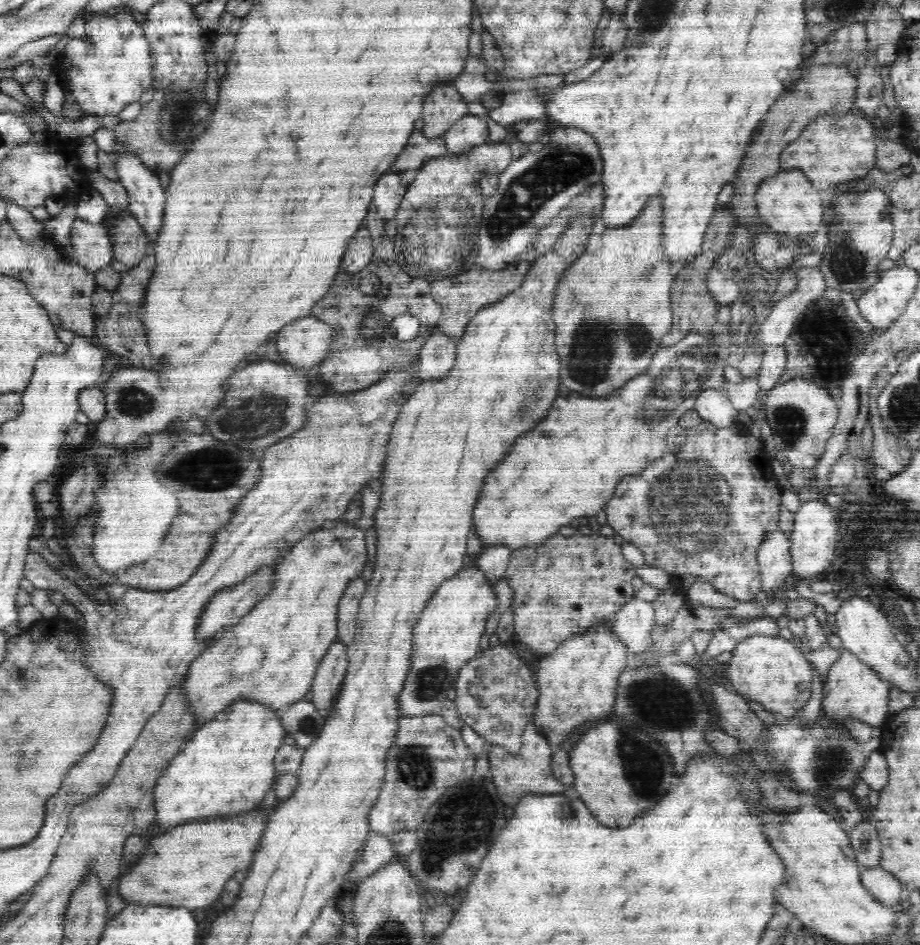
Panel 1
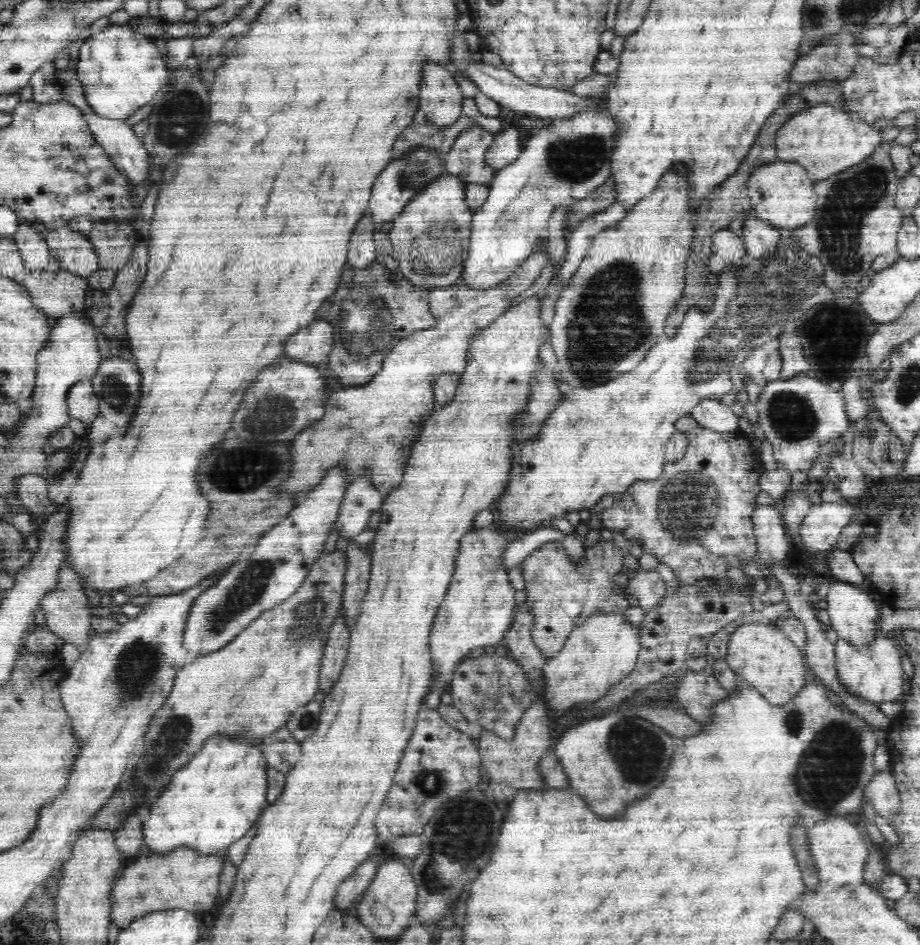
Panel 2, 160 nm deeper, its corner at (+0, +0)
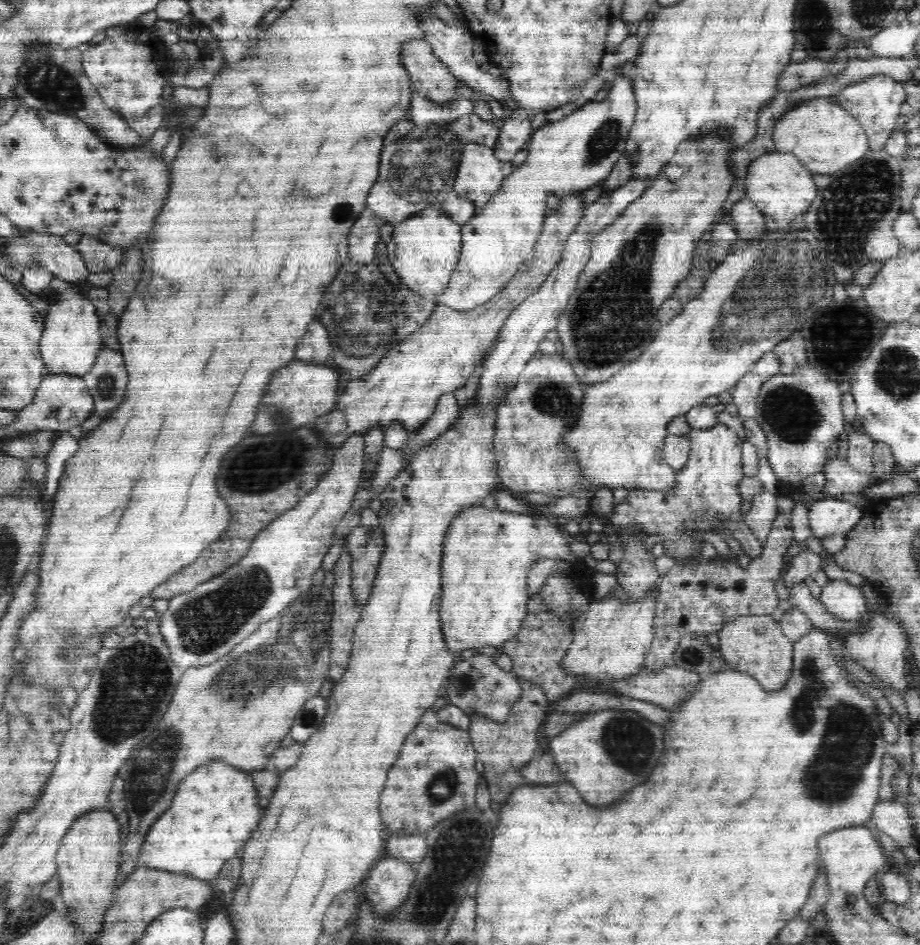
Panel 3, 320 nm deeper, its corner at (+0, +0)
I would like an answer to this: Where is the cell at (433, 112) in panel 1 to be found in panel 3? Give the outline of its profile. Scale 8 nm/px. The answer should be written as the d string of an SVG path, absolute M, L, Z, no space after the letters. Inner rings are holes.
M428 41L414 42L406 50L406 70L410 70L413 91L434 104L446 106L458 97L460 80L433 54Z

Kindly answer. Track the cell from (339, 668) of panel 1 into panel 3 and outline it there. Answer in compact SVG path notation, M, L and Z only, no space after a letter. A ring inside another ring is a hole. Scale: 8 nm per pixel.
M348 547L344 548L340 558L334 566L334 605L331 620L331 641L330 641L330 665L328 666L328 678L334 683L340 681L342 676L348 669L350 654L352 650L352 640L354 636L354 628L358 624L360 616L362 616L363 606L361 606L352 590L352 562L351 554Z

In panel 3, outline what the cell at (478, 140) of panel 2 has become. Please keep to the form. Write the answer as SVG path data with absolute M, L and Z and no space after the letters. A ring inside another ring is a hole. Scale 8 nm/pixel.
M468 142L459 156L452 195L473 200L478 213L488 200L497 196L502 180L510 175L510 165L510 162L496 159L493 147Z

